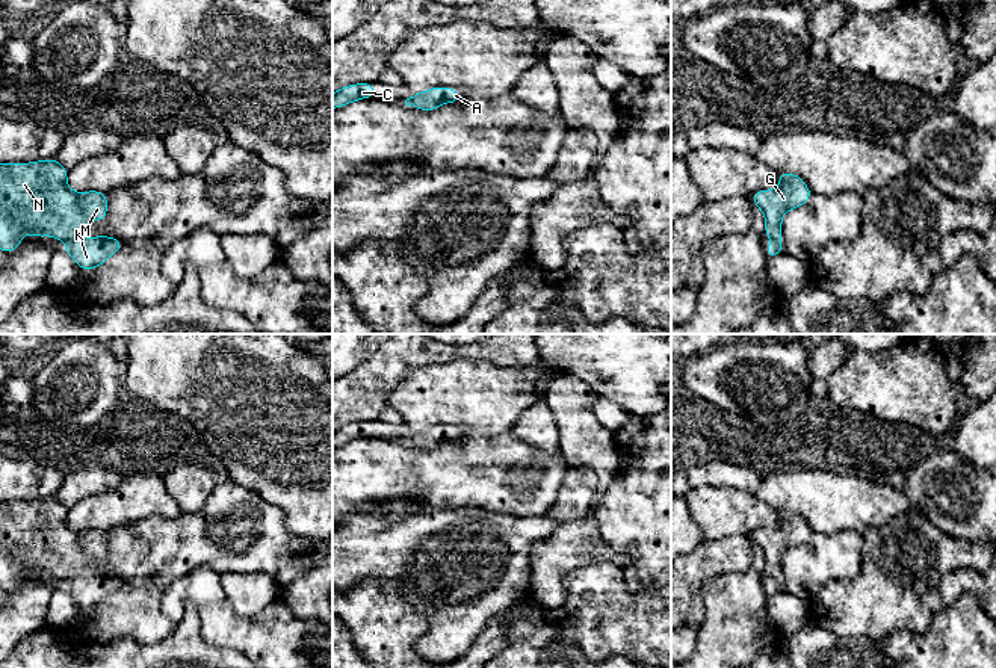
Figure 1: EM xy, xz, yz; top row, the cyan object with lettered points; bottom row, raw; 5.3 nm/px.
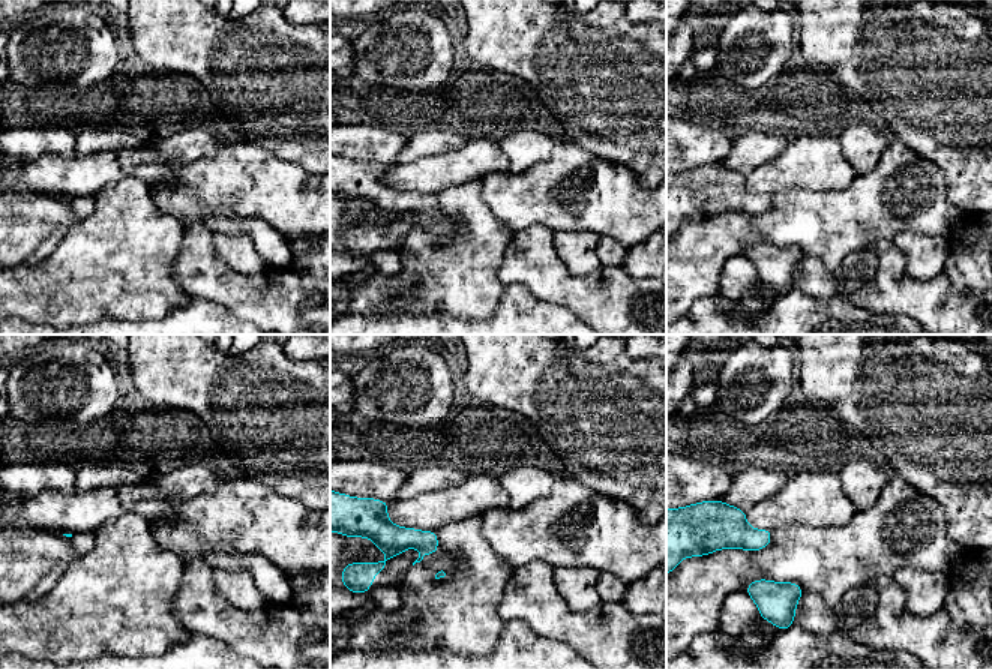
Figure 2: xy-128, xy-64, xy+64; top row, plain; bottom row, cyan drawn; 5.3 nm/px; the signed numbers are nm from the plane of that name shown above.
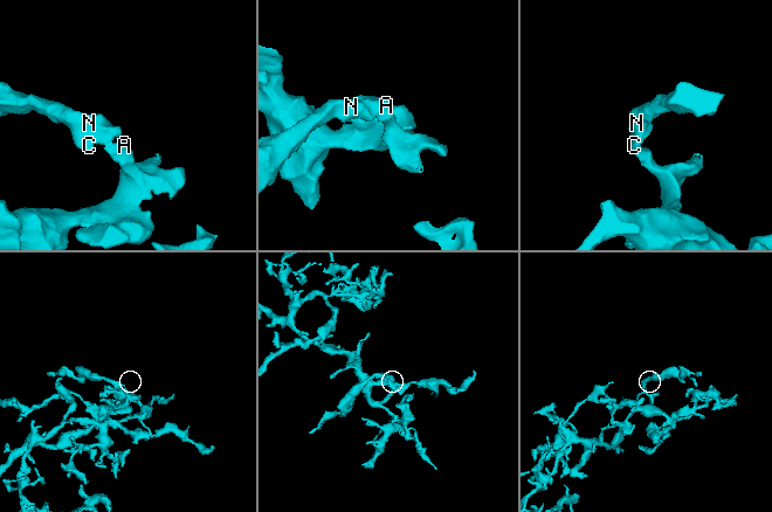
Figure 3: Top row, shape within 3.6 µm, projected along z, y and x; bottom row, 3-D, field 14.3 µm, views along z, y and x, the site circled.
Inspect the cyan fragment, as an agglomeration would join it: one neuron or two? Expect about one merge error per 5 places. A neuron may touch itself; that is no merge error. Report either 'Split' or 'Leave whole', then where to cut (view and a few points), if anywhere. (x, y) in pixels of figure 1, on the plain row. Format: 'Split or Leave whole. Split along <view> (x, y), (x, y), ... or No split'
Leave whole. No split

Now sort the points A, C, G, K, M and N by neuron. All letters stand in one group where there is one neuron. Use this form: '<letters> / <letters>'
A C G K M N

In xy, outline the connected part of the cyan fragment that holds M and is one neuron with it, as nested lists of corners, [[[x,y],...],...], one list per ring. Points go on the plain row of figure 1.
[[[38,499],[33,502],[0,502],[0,588],[15,589],[24,571],[45,576],[48,571],[57,579],[67,579],[65,592],[71,594],[82,609],[101,605],[124,580],[98,574],[88,579],[77,576],[85,570],[89,558],[101,561],[107,555],[107,532],[89,529],[77,532],[67,524],[68,508],[57,499]]]

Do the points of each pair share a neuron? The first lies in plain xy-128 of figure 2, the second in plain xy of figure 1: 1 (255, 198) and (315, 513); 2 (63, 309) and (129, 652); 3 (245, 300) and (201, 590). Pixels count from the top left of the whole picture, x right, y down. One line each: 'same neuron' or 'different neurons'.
1: different neurons
2: different neurons
3: same neuron

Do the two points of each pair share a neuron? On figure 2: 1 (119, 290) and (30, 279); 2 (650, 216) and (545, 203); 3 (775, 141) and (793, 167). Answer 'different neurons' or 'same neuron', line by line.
1: same neuron
2: same neuron
3: different neurons

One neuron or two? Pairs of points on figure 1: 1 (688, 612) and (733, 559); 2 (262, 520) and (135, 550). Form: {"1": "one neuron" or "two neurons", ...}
{"1": "one neuron", "2": "one neuron"}

